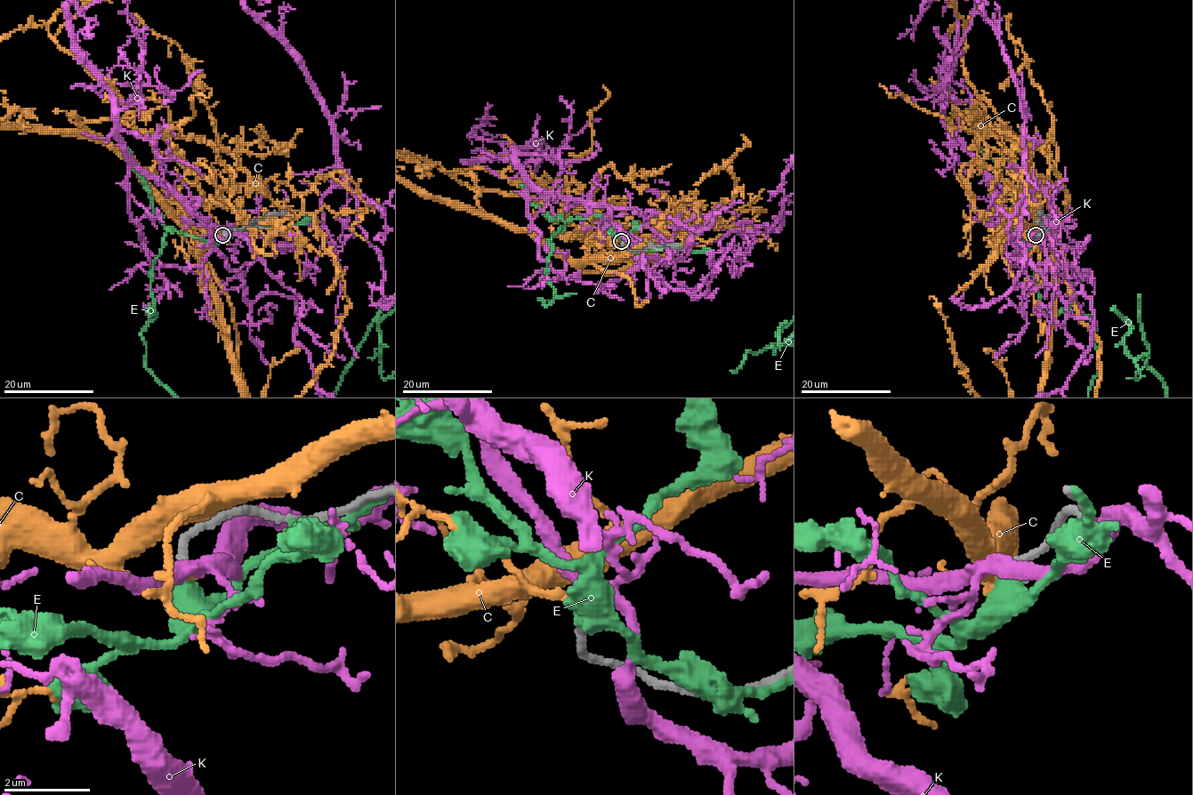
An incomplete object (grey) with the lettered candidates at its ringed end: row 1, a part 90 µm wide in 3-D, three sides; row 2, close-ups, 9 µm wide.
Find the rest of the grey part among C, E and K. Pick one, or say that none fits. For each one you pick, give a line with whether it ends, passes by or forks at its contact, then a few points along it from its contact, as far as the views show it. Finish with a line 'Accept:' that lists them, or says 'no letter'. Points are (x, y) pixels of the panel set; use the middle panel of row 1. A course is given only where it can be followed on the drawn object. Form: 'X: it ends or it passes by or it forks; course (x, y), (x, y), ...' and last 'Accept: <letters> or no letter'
Accept: no letter

